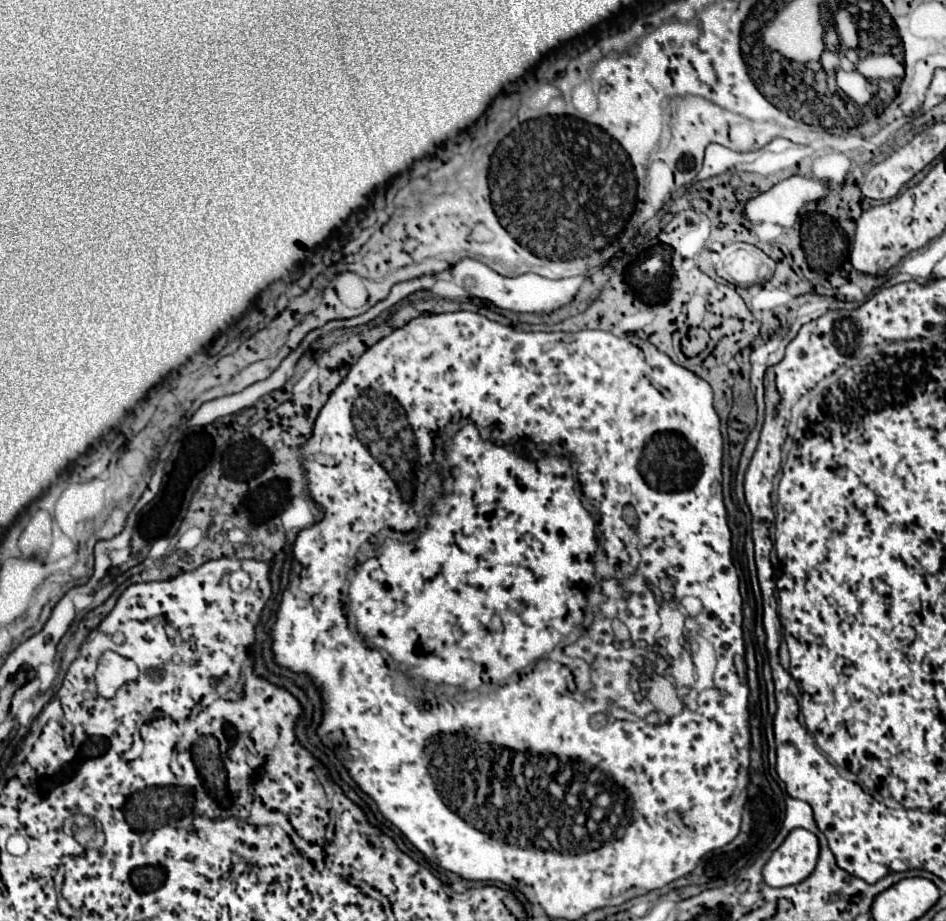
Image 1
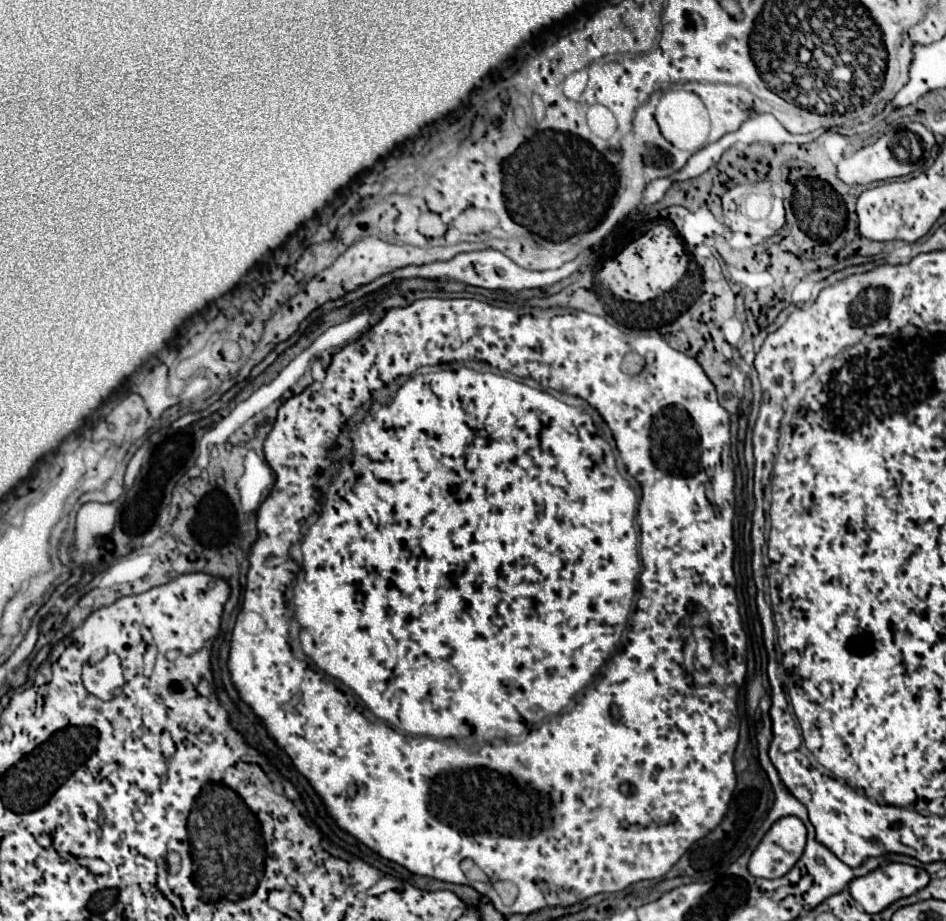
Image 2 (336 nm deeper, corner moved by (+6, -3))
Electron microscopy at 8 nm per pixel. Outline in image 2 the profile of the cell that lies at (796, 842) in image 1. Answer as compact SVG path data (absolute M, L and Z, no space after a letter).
M794 815L778 819L754 849L748 871L754 877L776 879L786 875L806 845L806 827Z

